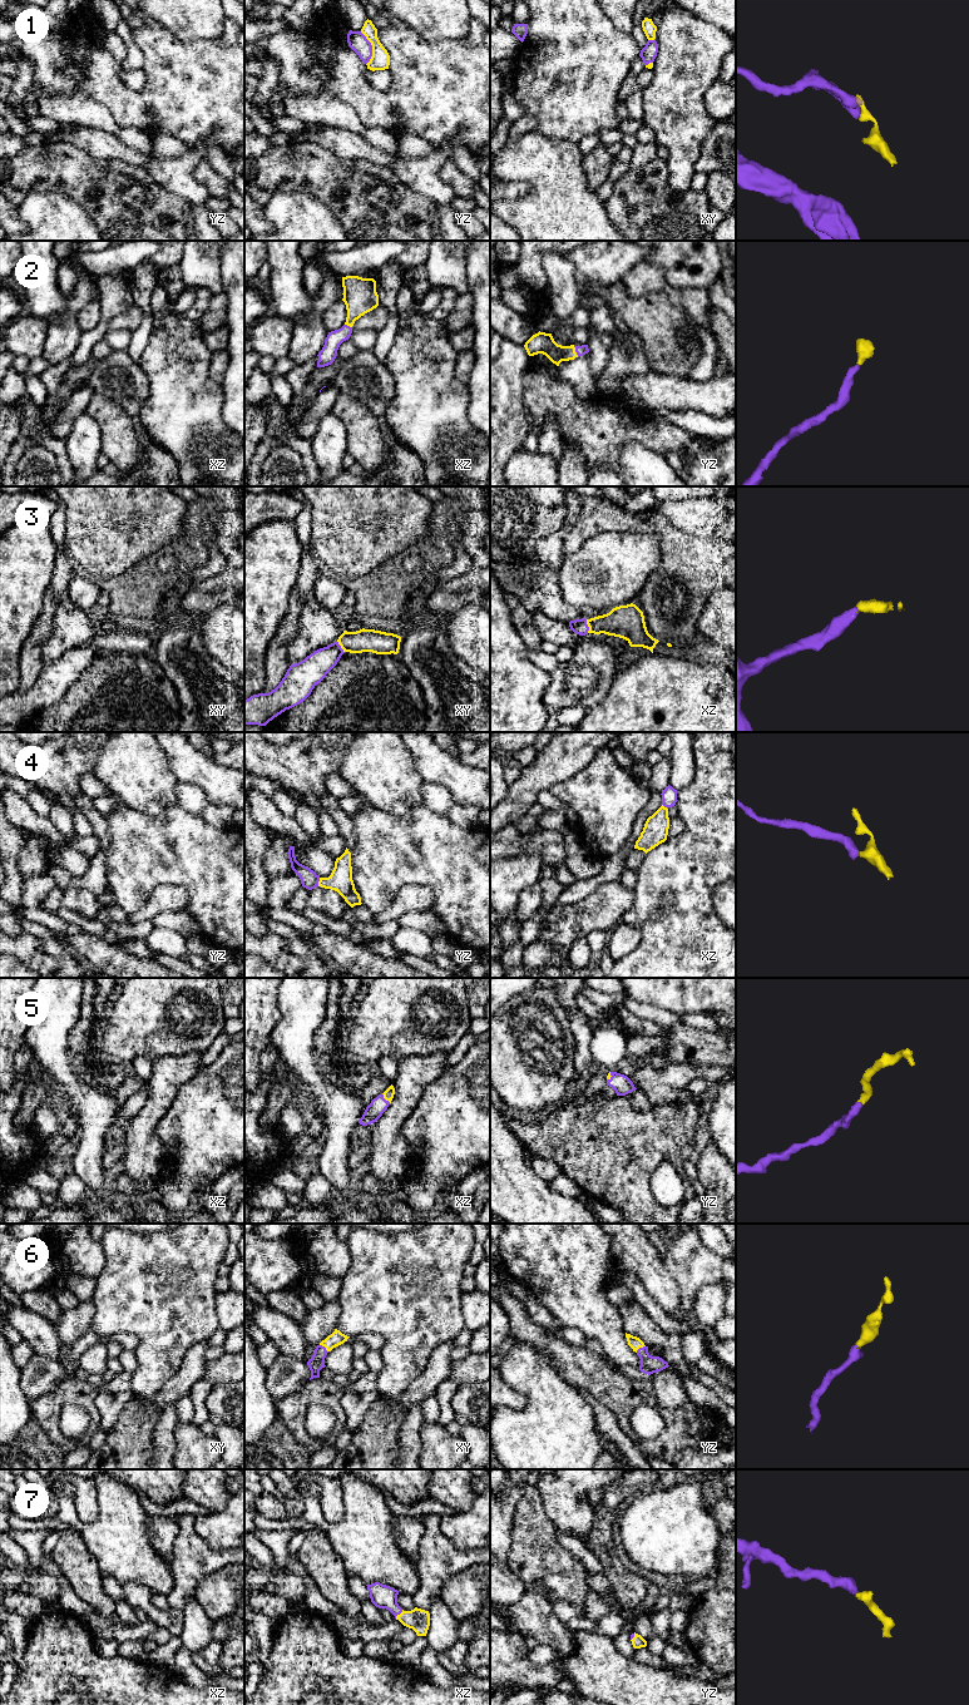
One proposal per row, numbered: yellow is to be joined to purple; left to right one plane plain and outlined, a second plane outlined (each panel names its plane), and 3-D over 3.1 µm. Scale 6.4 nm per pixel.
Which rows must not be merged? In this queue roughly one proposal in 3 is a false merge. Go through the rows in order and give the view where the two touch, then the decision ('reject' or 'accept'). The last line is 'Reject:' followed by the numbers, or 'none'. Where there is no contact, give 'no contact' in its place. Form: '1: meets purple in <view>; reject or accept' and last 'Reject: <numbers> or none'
1: meets purple in yz; reject
2: meets purple in yz; accept
3: meets purple in xz; accept
4: meets purple in yz; accept
5: meets purple in xz; accept
6: meets purple in yz; accept
7: meets purple in xz; accept
Reject: 1

